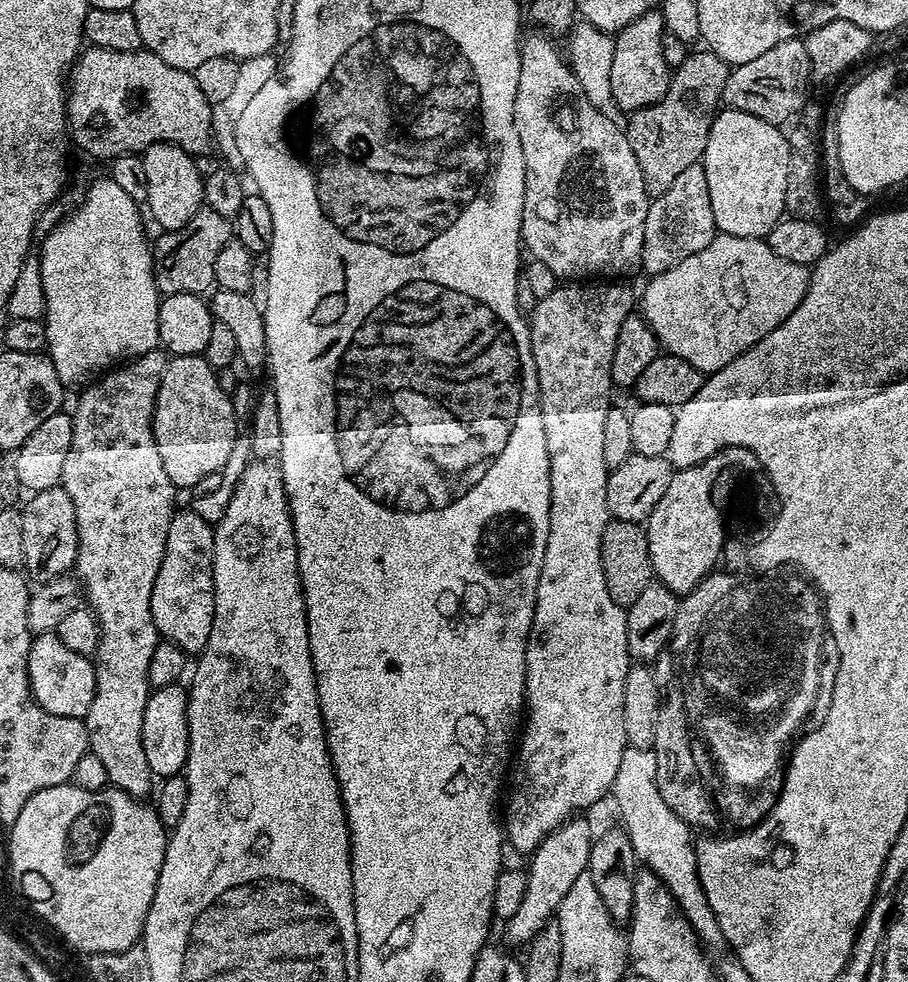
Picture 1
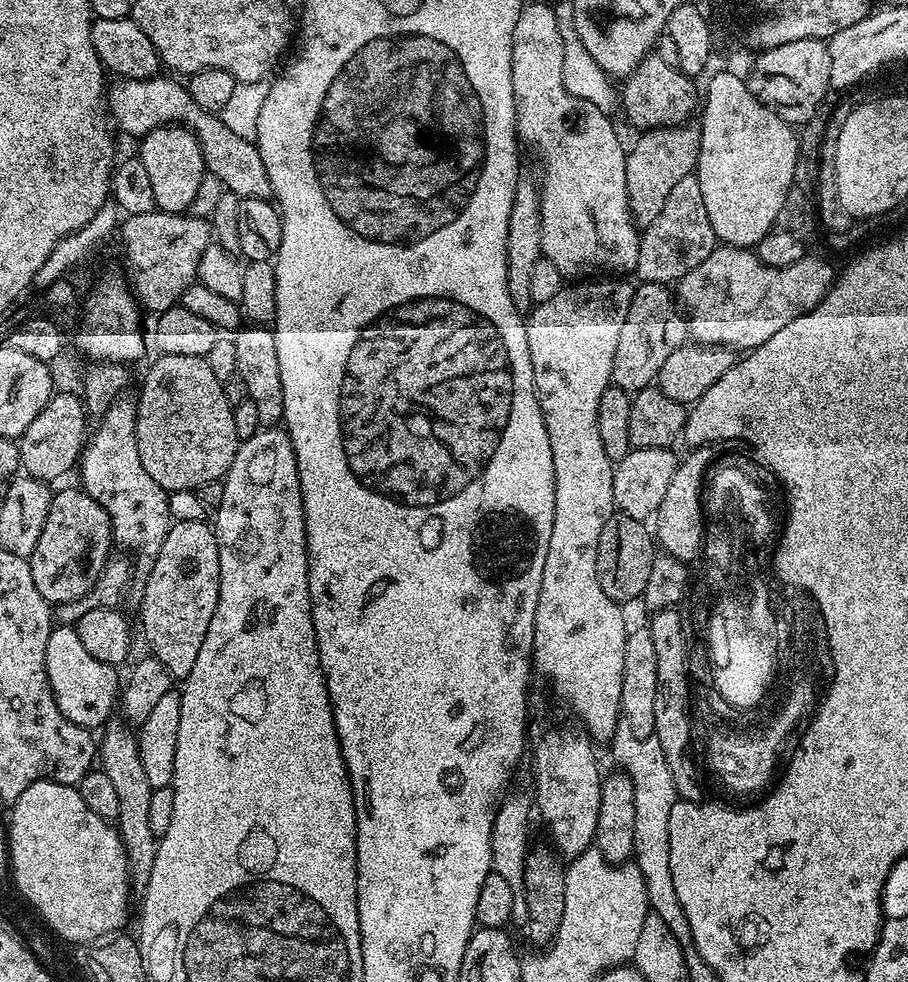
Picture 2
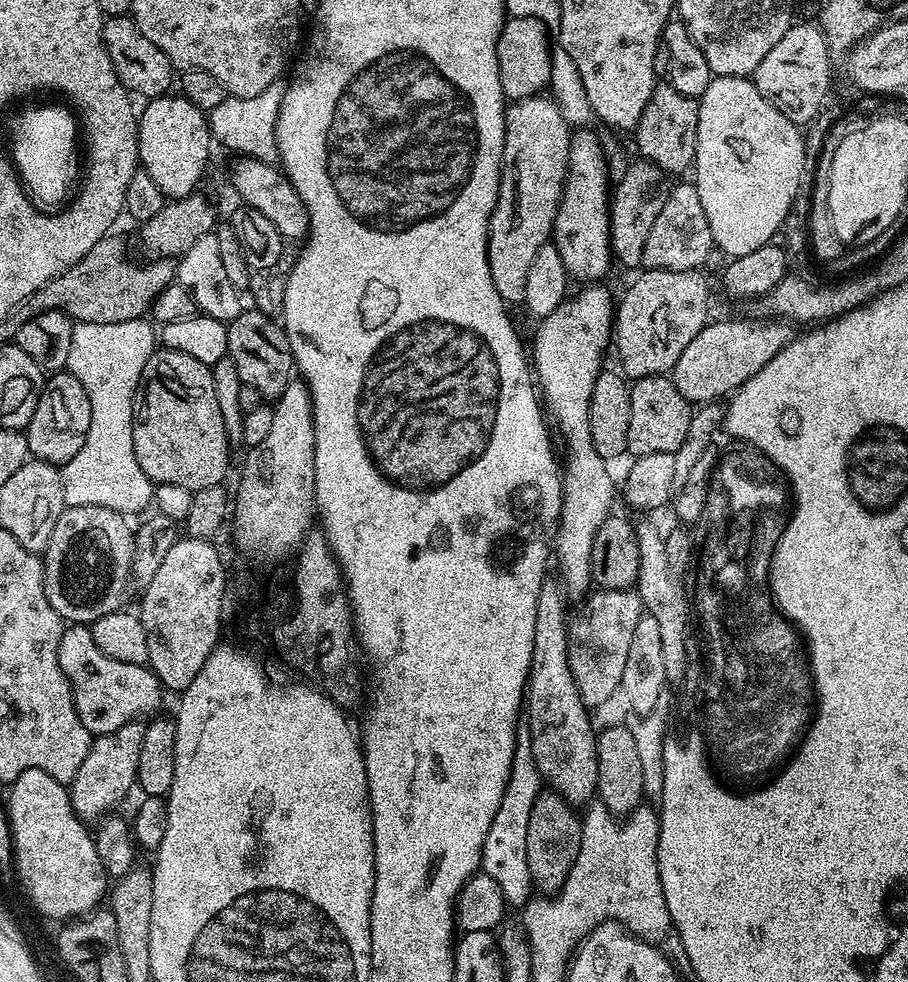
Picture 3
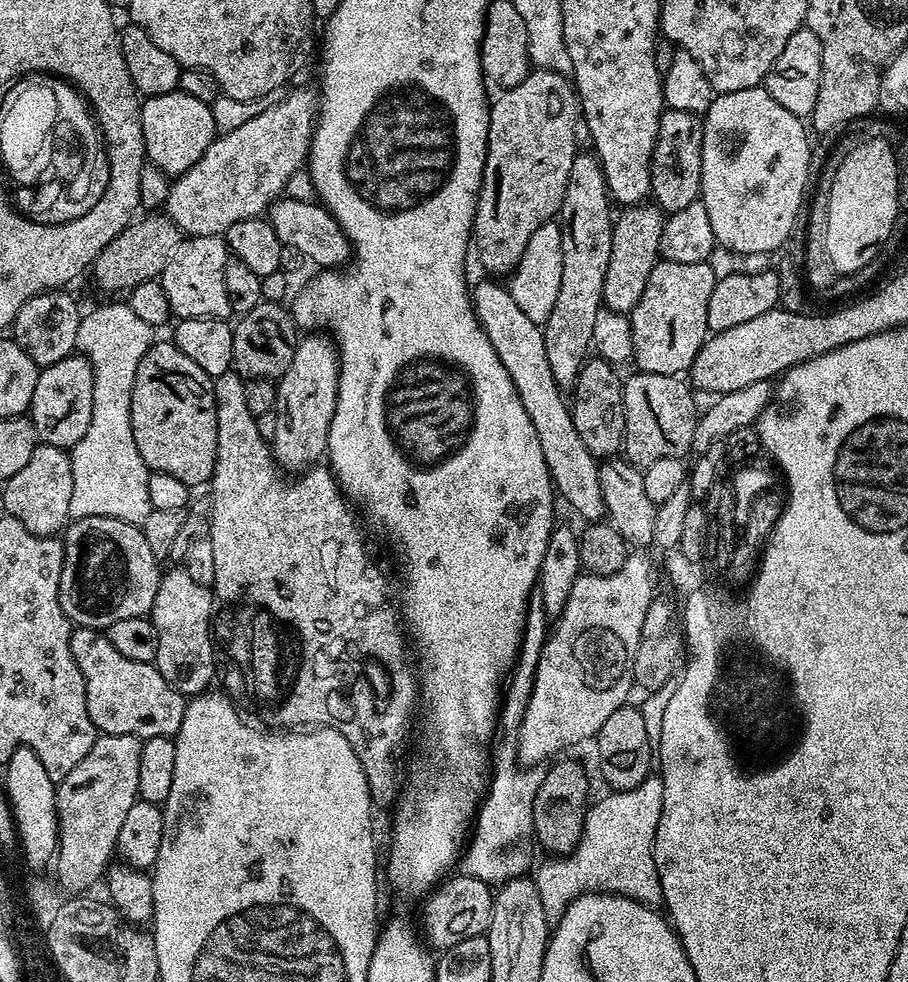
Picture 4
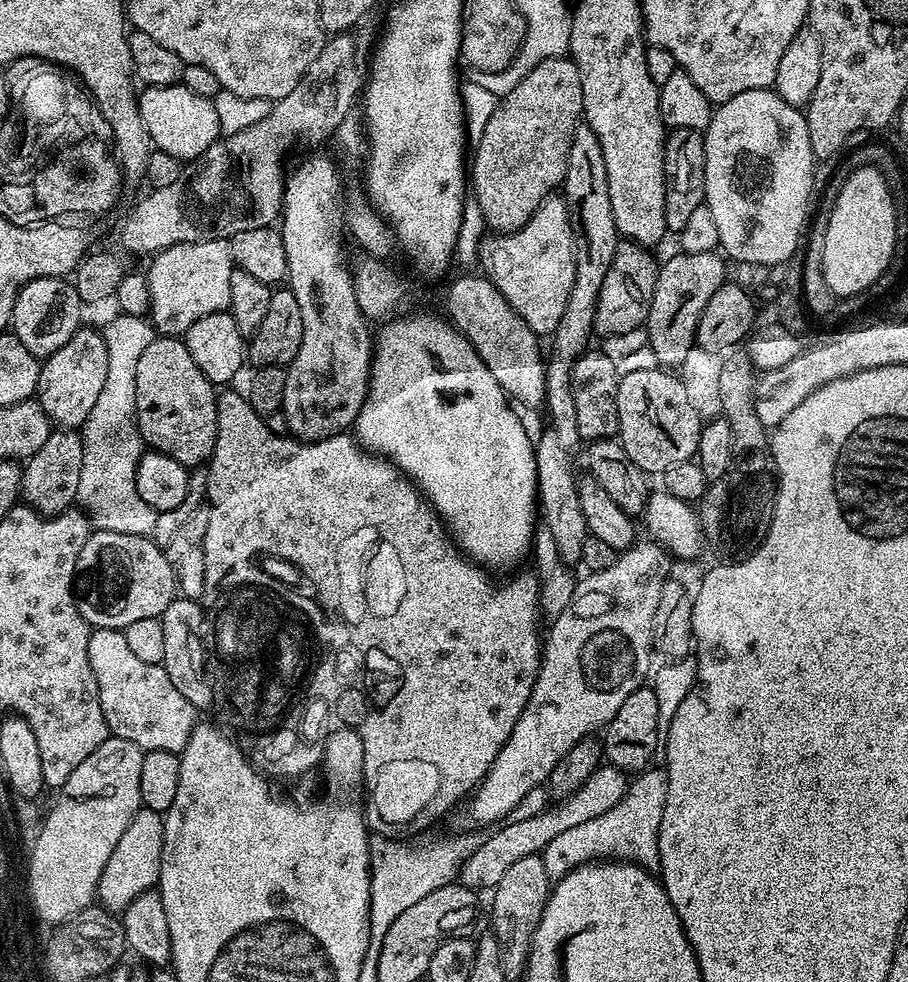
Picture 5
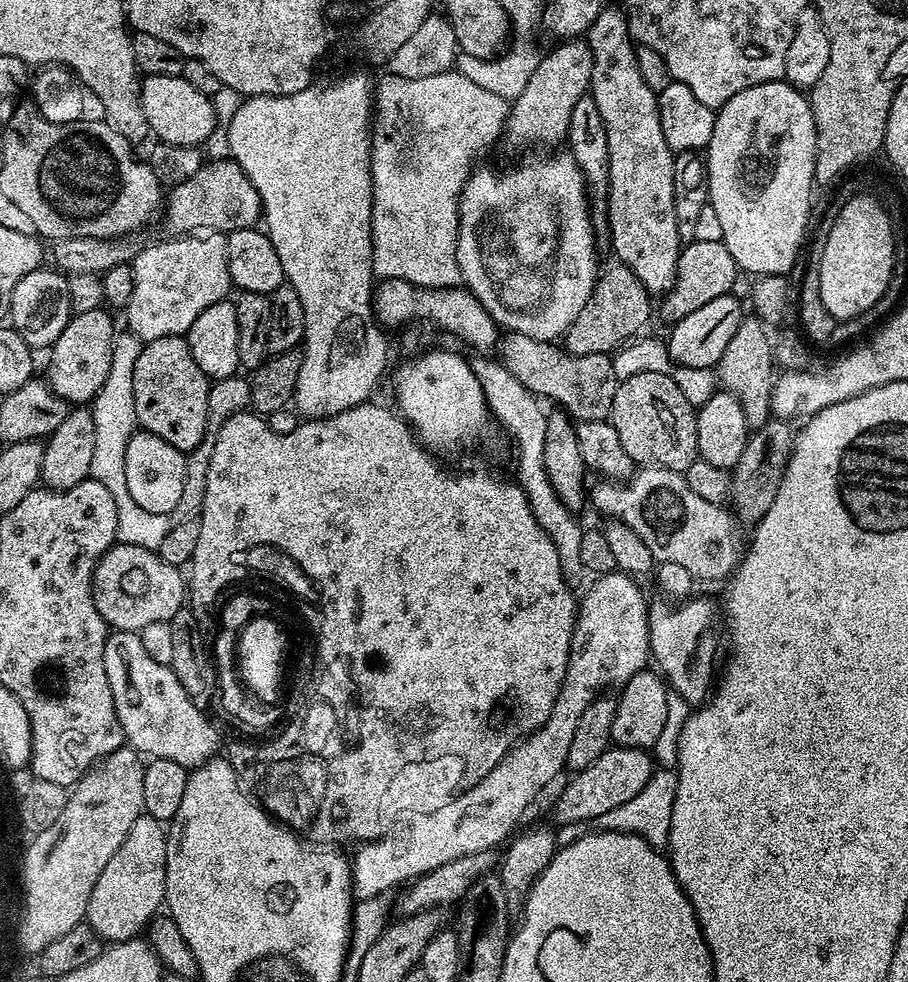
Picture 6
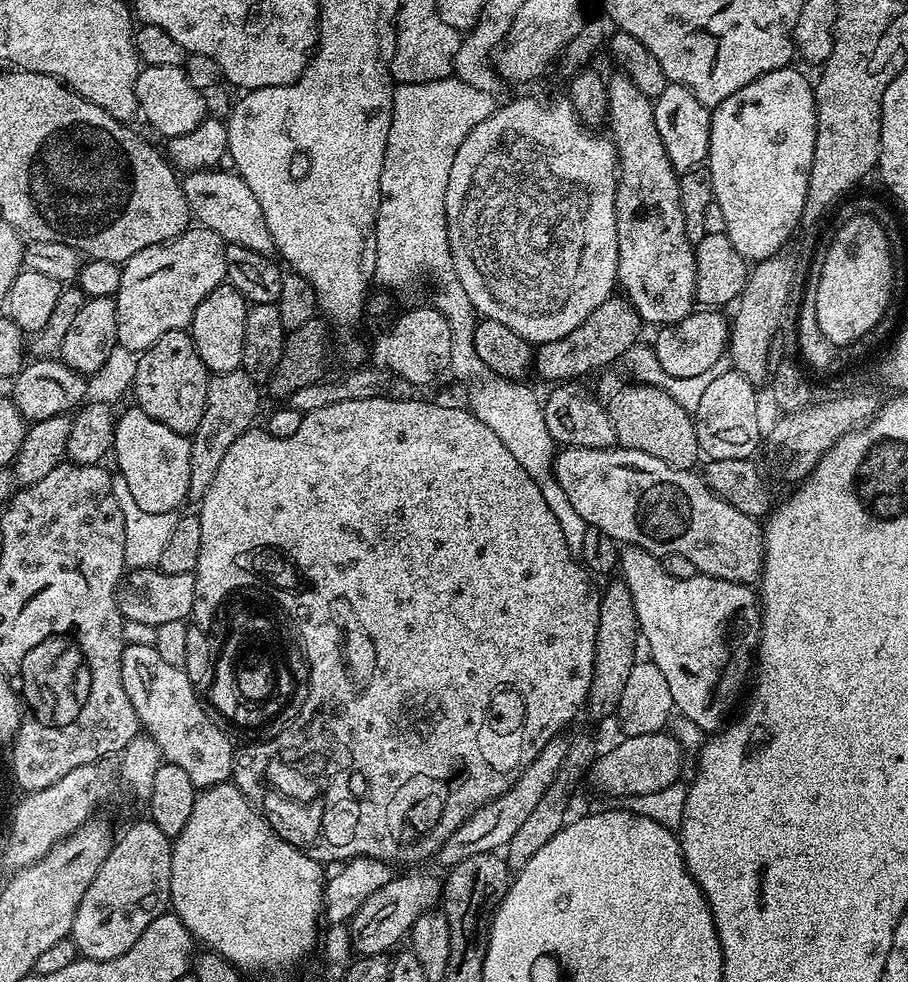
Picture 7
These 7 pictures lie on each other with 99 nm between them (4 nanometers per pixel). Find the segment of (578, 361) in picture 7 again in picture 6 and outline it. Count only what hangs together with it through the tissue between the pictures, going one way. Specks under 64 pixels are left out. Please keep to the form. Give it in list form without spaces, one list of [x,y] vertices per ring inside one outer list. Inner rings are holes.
[[[612,262],[608,270],[597,277],[595,290],[586,306],[565,333],[565,349],[573,356],[617,351],[642,332],[650,318],[650,300],[651,293],[645,290],[634,272],[624,264]]]

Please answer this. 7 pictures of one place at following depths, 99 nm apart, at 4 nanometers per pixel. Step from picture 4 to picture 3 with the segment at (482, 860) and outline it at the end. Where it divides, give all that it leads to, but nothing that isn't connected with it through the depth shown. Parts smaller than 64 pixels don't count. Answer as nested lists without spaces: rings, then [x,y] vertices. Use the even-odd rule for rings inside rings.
[[[527,723],[516,726],[516,753],[512,759],[512,773],[504,791],[498,814],[494,814],[494,822],[490,822],[490,830],[484,843],[482,870],[490,874],[504,892],[504,899],[516,910],[534,896],[534,885],[530,878],[530,866],[526,866],[526,826],[530,826],[530,810],[534,806],[534,798],[542,791],[540,771],[534,762],[530,730]]]

